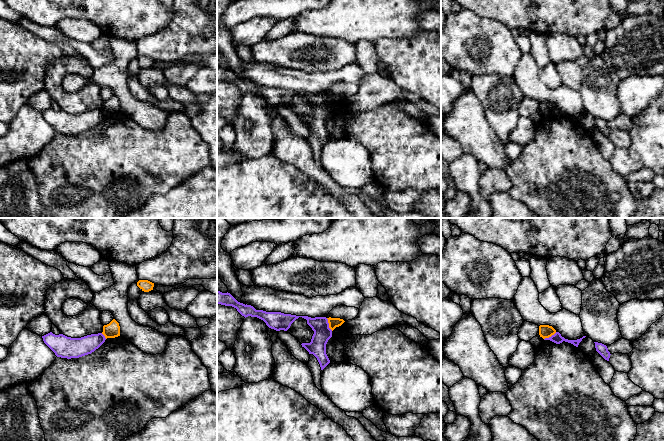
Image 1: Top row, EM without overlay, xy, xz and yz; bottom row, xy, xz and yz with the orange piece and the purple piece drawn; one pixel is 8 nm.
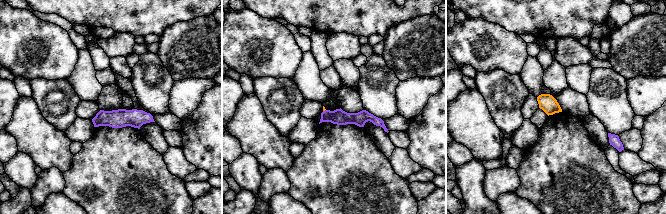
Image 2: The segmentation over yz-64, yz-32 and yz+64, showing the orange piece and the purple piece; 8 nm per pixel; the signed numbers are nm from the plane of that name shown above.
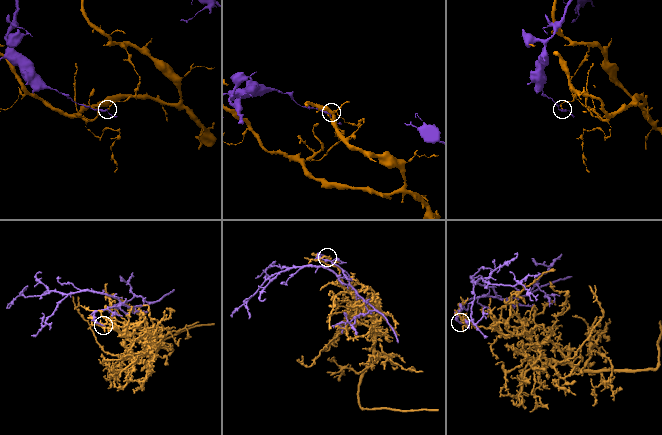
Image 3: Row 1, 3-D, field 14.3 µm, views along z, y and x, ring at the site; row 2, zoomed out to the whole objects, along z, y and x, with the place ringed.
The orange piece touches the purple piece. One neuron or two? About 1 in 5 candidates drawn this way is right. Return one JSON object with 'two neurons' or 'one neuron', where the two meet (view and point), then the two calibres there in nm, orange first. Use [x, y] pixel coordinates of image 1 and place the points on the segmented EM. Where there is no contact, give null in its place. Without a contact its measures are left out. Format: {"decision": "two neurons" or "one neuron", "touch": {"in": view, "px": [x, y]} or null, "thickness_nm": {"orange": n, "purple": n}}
{"decision": "two neurons", "touch": {"in": "xz", "px": [329, 324]}, "thickness_nm": {"orange": 80, "purple": 140}}

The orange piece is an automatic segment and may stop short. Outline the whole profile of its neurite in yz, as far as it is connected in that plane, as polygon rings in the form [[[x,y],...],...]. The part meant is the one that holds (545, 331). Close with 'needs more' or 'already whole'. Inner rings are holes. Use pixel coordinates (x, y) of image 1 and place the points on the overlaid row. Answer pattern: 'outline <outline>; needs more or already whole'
outline [[[540,325],[539,326],[539,335],[543,339],[549,338],[556,333],[556,330],[549,325]]]; already whole

